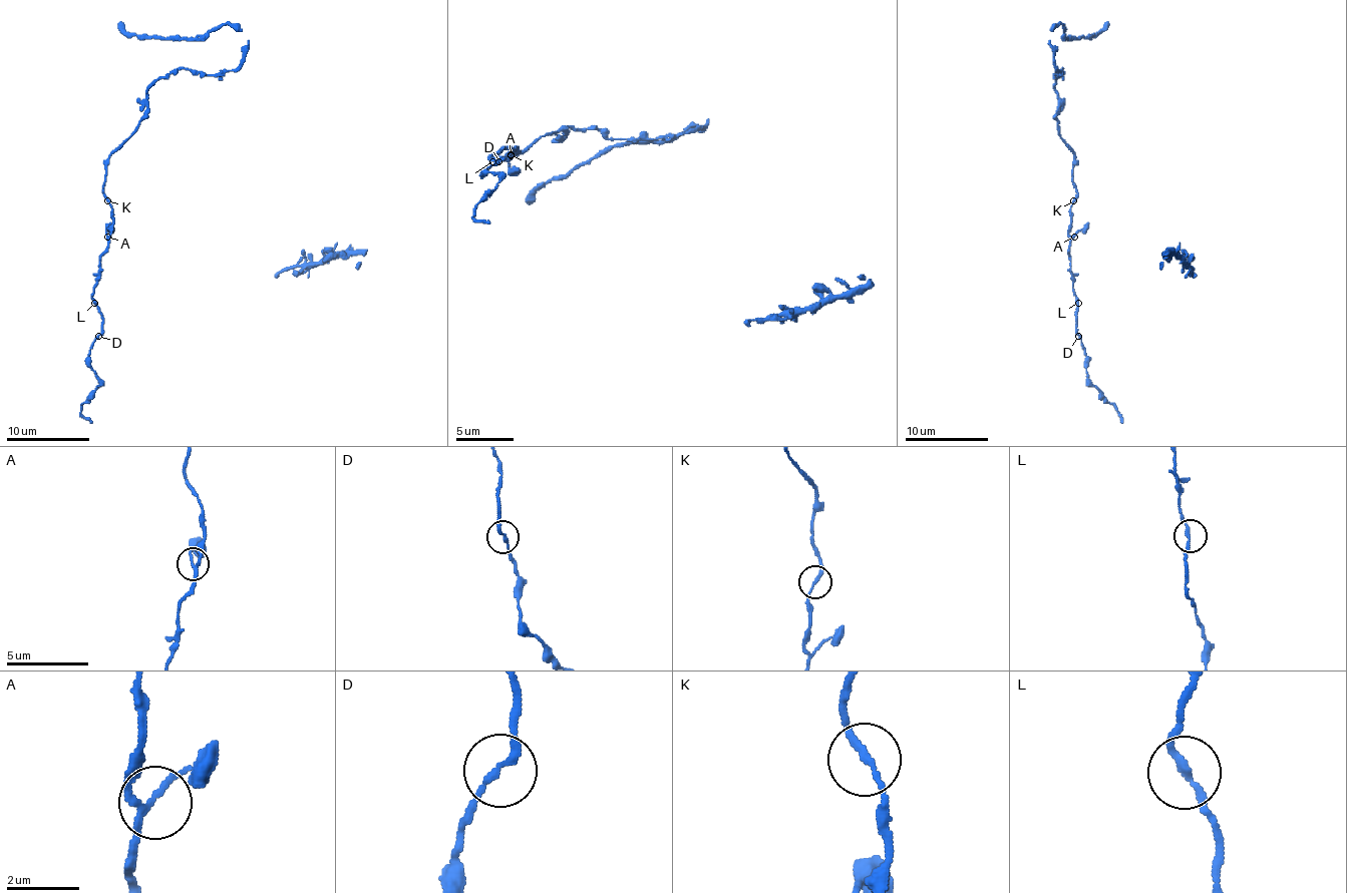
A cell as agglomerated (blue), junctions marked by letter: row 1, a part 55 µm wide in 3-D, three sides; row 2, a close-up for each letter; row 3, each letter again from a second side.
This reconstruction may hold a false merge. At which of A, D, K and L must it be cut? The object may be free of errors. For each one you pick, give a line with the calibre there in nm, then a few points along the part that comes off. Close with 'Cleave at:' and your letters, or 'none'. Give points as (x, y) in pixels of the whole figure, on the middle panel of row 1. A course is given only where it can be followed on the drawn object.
Cleave at: none

